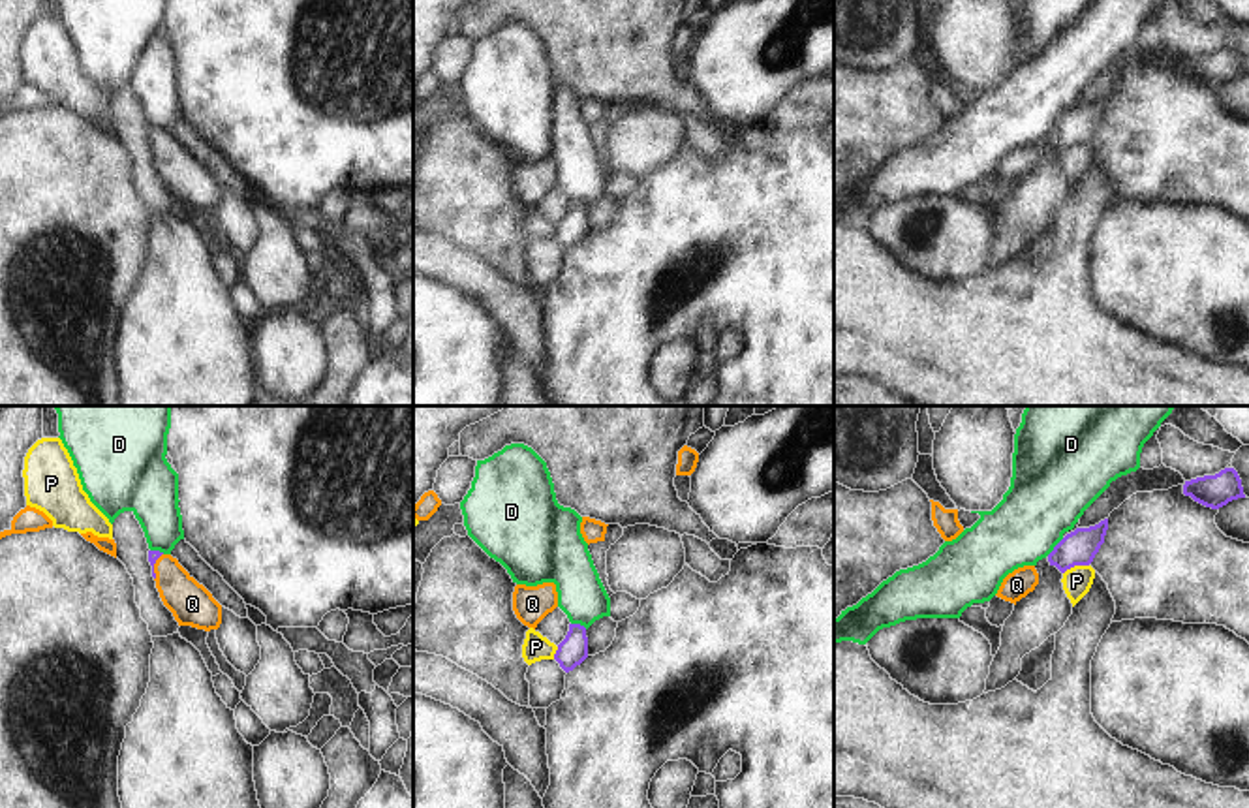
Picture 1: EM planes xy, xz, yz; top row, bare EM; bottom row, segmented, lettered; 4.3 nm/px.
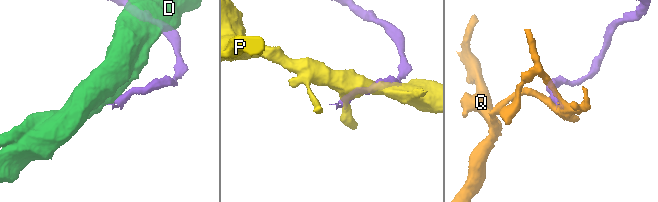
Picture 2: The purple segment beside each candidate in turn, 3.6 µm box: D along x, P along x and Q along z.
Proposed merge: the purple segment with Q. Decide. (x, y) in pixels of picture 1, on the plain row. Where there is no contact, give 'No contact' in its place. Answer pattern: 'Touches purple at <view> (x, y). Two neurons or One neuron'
Touches purple at xy (153, 145). One neuron

